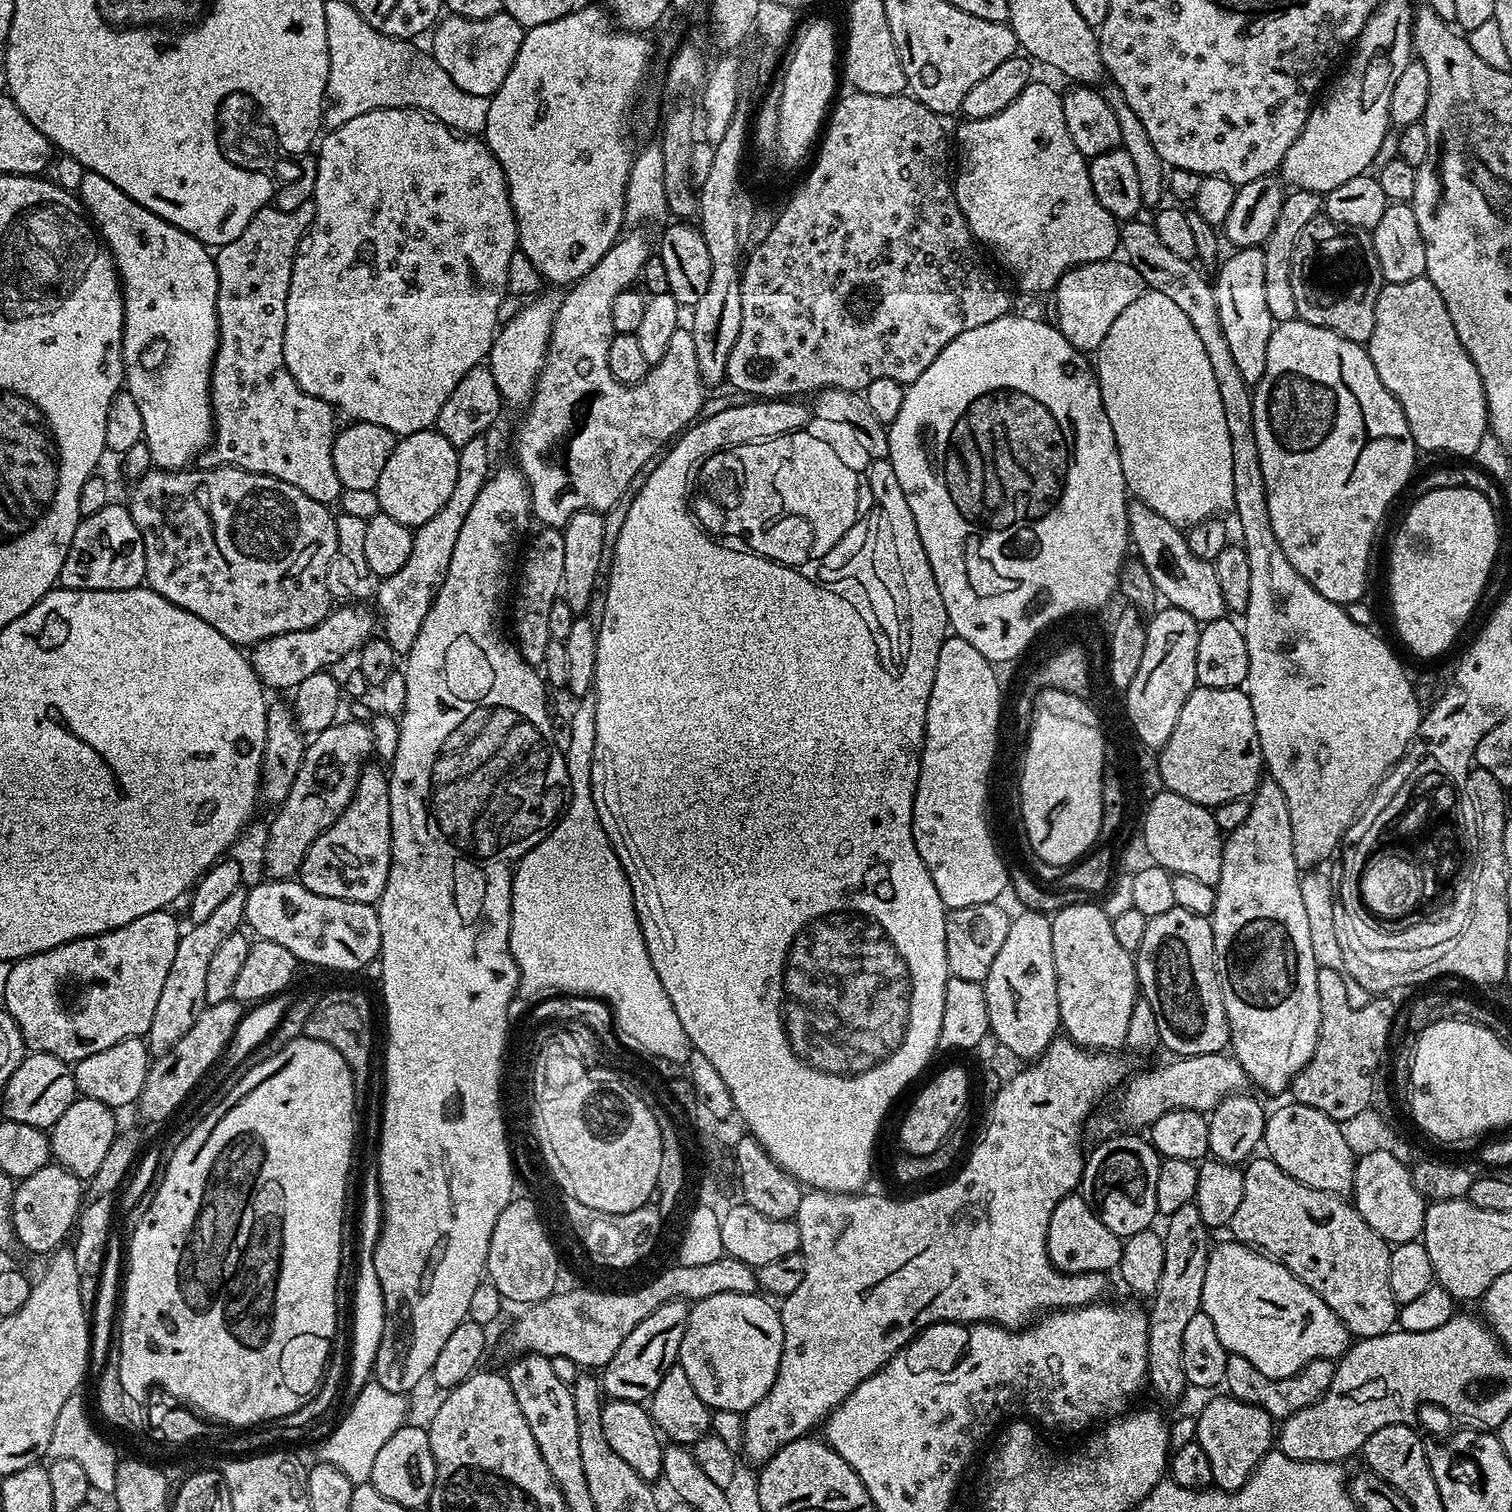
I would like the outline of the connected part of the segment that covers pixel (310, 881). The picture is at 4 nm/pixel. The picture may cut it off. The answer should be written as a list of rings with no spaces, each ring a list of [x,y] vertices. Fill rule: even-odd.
[[[365,767],[364,771],[360,773],[352,800],[346,806],[346,810],[315,840],[310,846],[306,858],[300,864],[299,883],[304,884],[306,890],[310,890],[314,894],[322,894],[322,898],[342,898],[350,902],[375,905],[388,881],[390,862],[392,861],[390,790],[388,789],[387,775],[372,767]]]

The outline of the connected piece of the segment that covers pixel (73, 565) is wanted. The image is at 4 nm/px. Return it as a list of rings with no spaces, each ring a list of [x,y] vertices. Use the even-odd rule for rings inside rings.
[[[110,502],[96,514],[88,515],[81,519],[75,528],[73,541],[67,550],[66,561],[59,572],[59,587],[66,589],[86,590],[120,590],[141,587],[145,581],[145,546],[142,545],[140,528],[136,527],[132,515],[125,505]]]

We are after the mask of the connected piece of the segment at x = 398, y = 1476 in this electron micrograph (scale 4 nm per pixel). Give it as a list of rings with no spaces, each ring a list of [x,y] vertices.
[[[408,1422],[396,1431],[386,1446],[382,1446],[382,1450],[378,1450],[370,1483],[374,1490],[378,1490],[378,1494],[382,1494],[382,1498],[390,1498],[390,1502],[398,1502],[398,1506],[416,1510],[427,1505],[434,1490],[435,1477],[434,1450],[430,1450],[427,1427],[415,1428],[412,1422]]]

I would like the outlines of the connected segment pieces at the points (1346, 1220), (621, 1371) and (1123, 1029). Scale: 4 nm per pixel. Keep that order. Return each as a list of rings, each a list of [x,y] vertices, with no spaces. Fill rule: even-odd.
[[[1260,1154],[1255,1158],[1249,1159],[1242,1168],[1244,1181],[1242,1182],[1242,1203],[1239,1204],[1238,1210],[1234,1210],[1234,1218],[1230,1225],[1230,1231],[1233,1232],[1235,1239],[1241,1244],[1248,1245],[1249,1248],[1257,1249],[1266,1256],[1272,1257],[1280,1264],[1285,1264],[1288,1269],[1300,1279],[1306,1286],[1310,1286],[1310,1290],[1314,1290],[1314,1294],[1318,1294],[1318,1298],[1322,1298],[1322,1302],[1326,1302],[1326,1306],[1330,1306],[1330,1310],[1334,1310],[1334,1314],[1338,1314],[1338,1318],[1344,1323],[1353,1337],[1363,1338],[1365,1336],[1381,1336],[1387,1332],[1393,1331],[1394,1325],[1398,1320],[1398,1305],[1394,1294],[1390,1290],[1390,1254],[1392,1248],[1388,1241],[1383,1240],[1374,1230],[1370,1230],[1370,1226],[1362,1218],[1362,1214],[1351,1203],[1347,1204],[1344,1196],[1335,1196],[1329,1192],[1322,1190],[1314,1190],[1310,1186],[1306,1186],[1302,1182],[1298,1182],[1294,1178],[1290,1178],[1290,1174],[1286,1174],[1267,1155]]]
[[[675,1299],[658,1306],[658,1310],[650,1314],[650,1318],[642,1318],[642,1322],[638,1322],[638,1326],[630,1330],[626,1342],[618,1346],[614,1358],[610,1358],[610,1362],[604,1365],[603,1395],[613,1400],[629,1400],[635,1404],[651,1401],[654,1390],[658,1390],[662,1382],[666,1365],[677,1363],[682,1338],[686,1334],[689,1311],[689,1301]]]
[[[1089,902],[1087,904],[1075,904],[1066,906],[1058,910],[1051,917],[1052,937],[1054,938],[1054,974],[1056,975],[1056,985],[1058,986],[1058,1010],[1060,1011],[1060,1023],[1063,1031],[1069,1040],[1079,1044],[1082,1048],[1089,1050],[1120,1050],[1125,1047],[1127,1031],[1129,1029],[1130,1014],[1134,1011],[1135,1002],[1138,999],[1138,981],[1136,979],[1136,962],[1133,953],[1122,950],[1118,938],[1114,935],[1112,917],[1104,913],[1103,907],[1099,903]]]

